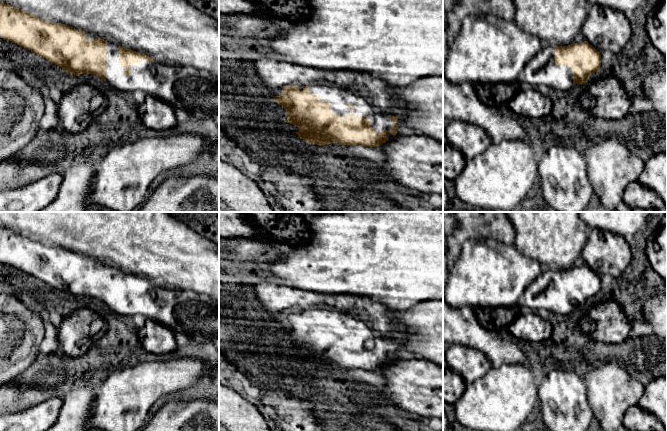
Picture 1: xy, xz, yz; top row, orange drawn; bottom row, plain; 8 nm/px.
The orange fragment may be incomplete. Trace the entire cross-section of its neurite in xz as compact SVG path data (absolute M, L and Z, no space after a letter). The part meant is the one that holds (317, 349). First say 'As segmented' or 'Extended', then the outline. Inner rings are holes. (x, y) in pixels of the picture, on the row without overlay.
Extended. M269 282L254 284L252 287L252 304L258 302L262 305L272 317L274 325L286 334L287 347L297 350L299 355L295 357L310 368L329 369L336 366L341 369L381 370L398 360L396 353L403 348L402 342L409 333L397 320L396 311L393 311L391 316L388 306L368 297L349 294L327 295Z

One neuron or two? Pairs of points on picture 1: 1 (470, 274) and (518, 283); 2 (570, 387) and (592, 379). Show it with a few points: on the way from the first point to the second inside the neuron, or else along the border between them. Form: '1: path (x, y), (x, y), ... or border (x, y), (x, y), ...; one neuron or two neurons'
1: path (482, 276), (506, 276); one neuron
2: border (583, 378), (586, 384), (586, 398), (590, 405); two neurons

